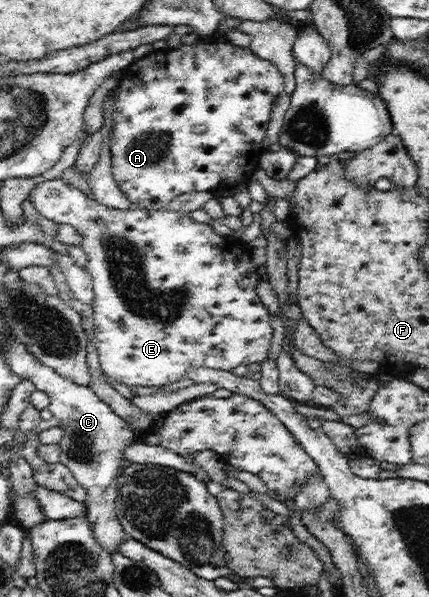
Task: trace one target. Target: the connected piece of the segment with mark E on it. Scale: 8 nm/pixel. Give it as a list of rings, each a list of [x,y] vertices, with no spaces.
[[[54,178],[38,185],[31,193],[30,200],[40,215],[44,215],[44,217],[58,223],[70,224],[80,234],[81,239],[78,245],[82,247],[87,255],[88,262],[85,268],[92,278],[95,295],[93,309],[94,346],[102,369],[101,372],[108,378],[132,389],[136,389],[138,386],[161,387],[186,377],[191,368],[198,369],[203,367],[204,369],[232,372],[240,365],[260,365],[269,355],[271,340],[273,339],[273,330],[268,321],[270,311],[263,304],[258,293],[258,286],[261,282],[261,277],[257,270],[258,265],[252,261],[248,245],[243,243],[238,236],[219,235],[210,224],[194,220],[190,212],[174,211],[169,207],[159,210],[147,210],[138,206],[128,208],[108,207],[98,203],[92,197],[88,197],[88,195],[75,188],[72,184],[64,183],[62,178]]]

